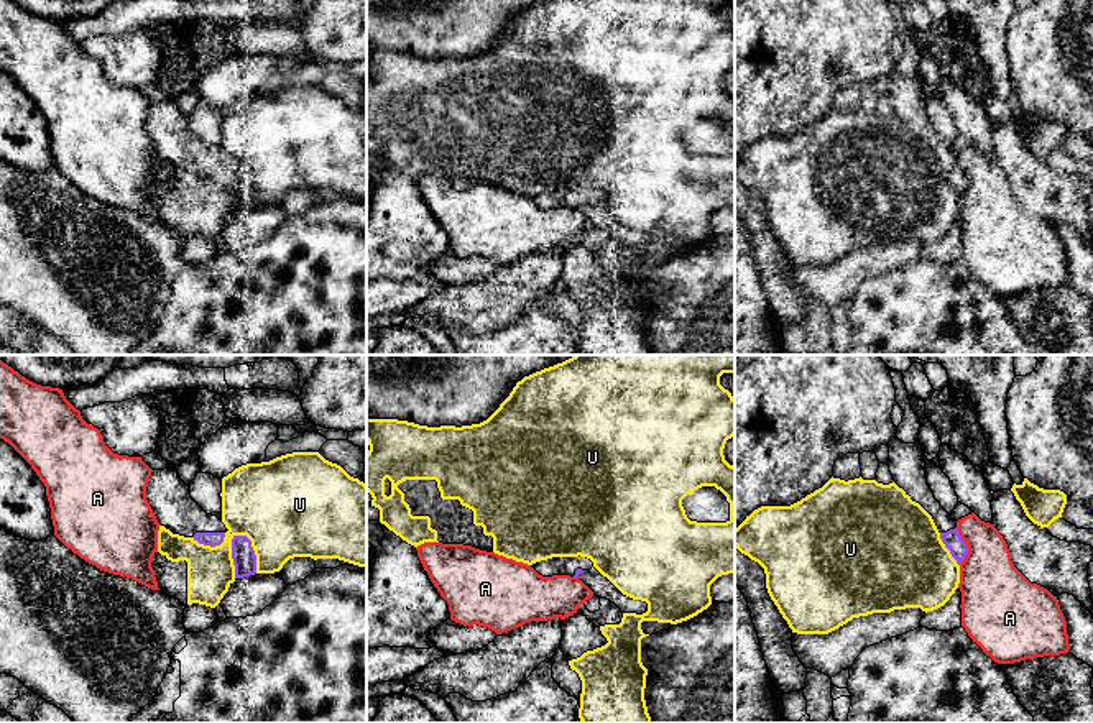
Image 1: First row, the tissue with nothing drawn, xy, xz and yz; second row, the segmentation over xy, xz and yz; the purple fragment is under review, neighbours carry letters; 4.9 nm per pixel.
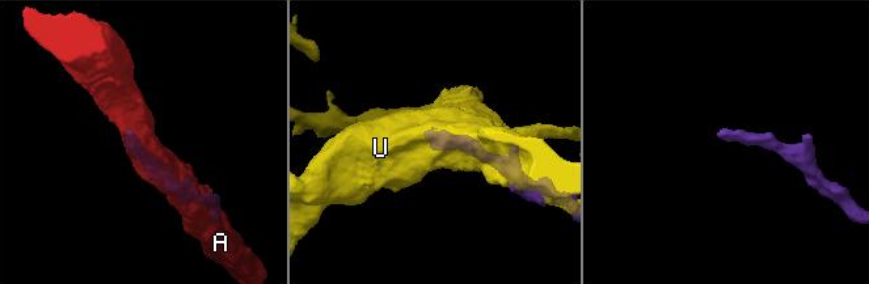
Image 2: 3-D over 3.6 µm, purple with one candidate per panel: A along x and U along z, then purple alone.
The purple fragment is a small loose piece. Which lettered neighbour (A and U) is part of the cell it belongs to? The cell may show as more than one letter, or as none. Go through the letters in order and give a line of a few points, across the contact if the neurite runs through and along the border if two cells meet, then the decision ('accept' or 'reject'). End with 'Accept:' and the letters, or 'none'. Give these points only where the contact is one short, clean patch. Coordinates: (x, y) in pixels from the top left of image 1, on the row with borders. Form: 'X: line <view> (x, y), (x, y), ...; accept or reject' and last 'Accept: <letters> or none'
A: reject
U: reject
Accept: none

